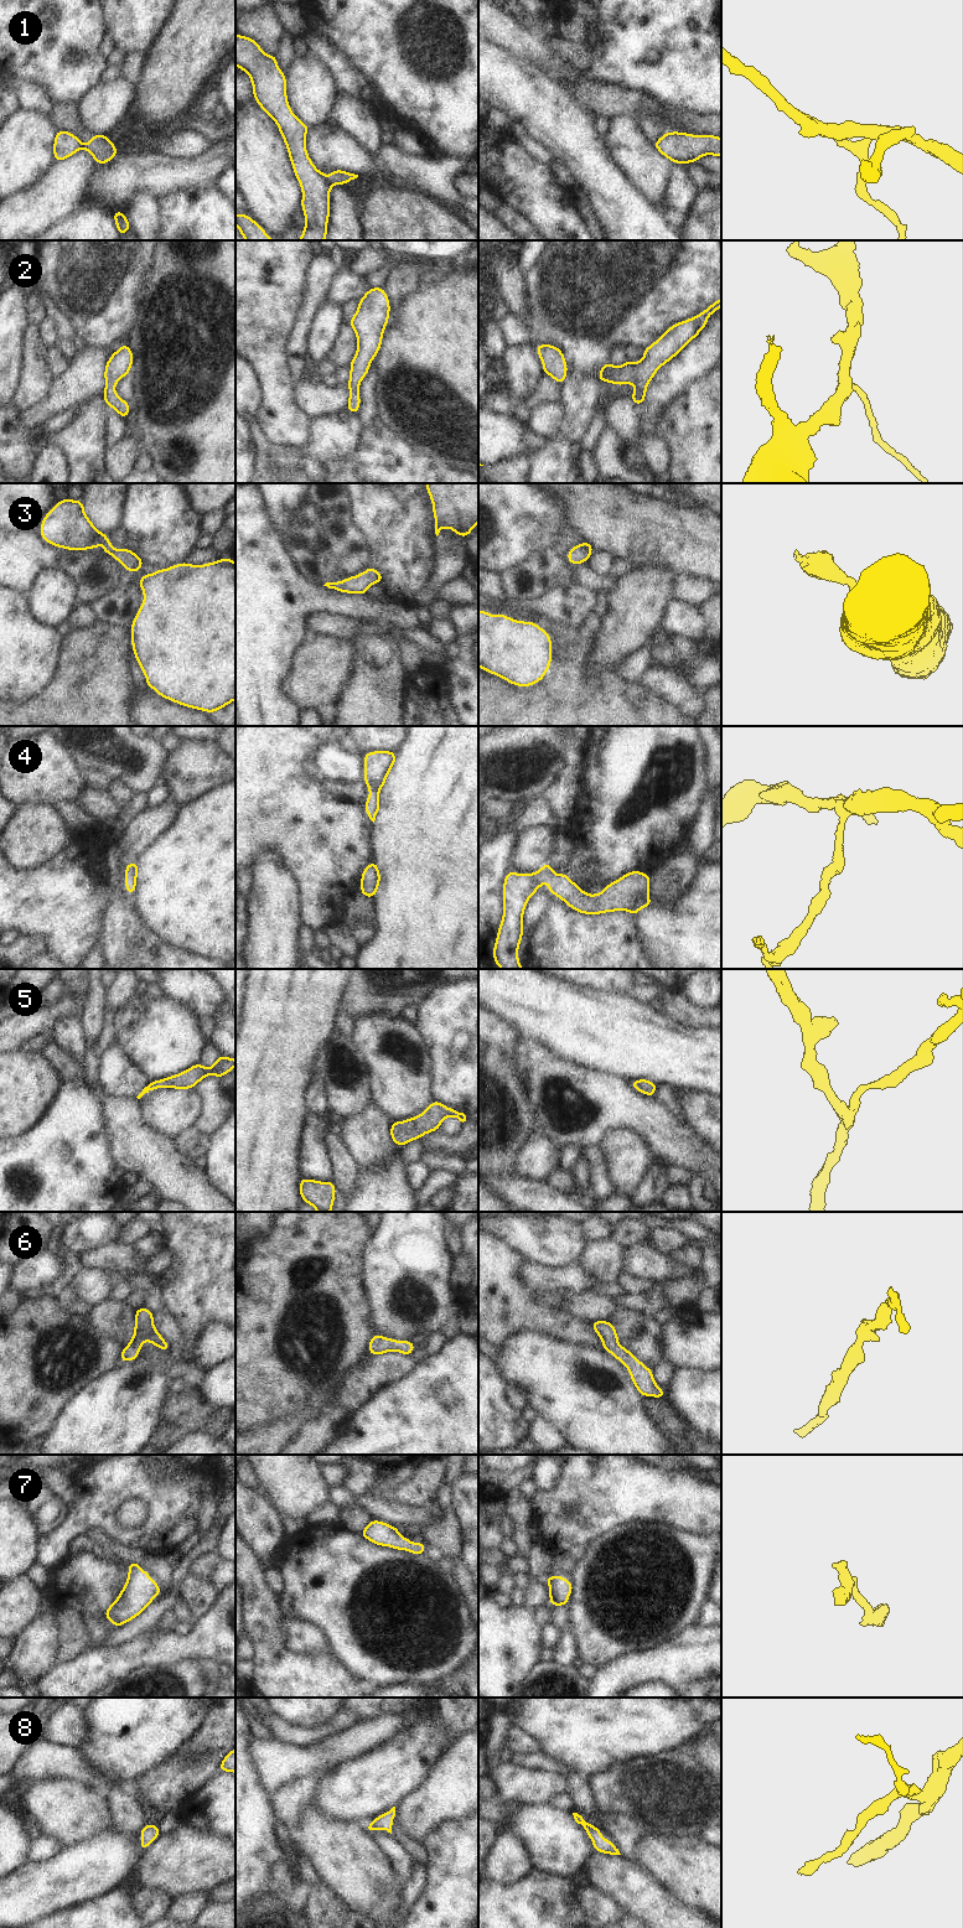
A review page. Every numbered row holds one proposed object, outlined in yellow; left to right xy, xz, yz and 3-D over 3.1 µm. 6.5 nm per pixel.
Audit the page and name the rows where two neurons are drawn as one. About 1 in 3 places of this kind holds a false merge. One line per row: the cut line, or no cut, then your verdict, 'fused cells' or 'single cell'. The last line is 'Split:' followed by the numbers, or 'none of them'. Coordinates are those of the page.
1: xz (319, 171), (331, 185) | fused cells
2: no cut | single cell
3: no cut | single cell
4: no cut | single cell
5: no cut | single cell
6: no cut | single cell
7: no cut | single cell
8: no cut | single cell
Split: 1

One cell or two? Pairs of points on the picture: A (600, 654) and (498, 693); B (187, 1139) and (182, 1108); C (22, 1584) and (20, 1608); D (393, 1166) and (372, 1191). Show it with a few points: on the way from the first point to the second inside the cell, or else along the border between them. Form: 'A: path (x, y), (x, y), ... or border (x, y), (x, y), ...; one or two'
A: border (594, 637), (593, 659), (616, 667); two
B: border (191, 1125), (182, 1129), (172, 1140); two
C: path (20, 1590), (20, 1602); one
D: path (391, 1172), (378, 1185); one

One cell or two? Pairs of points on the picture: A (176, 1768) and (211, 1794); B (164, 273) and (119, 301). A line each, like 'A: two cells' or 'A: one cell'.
A: two cells
B: two cells

